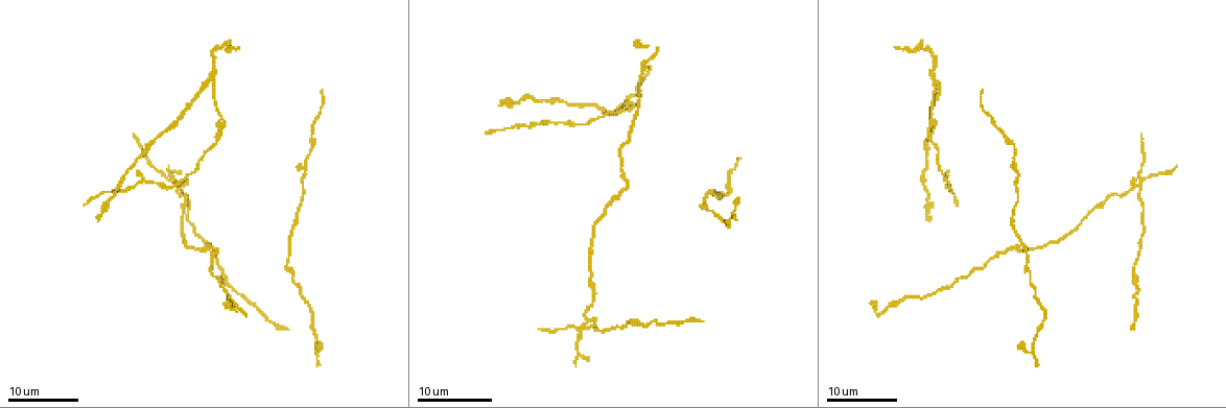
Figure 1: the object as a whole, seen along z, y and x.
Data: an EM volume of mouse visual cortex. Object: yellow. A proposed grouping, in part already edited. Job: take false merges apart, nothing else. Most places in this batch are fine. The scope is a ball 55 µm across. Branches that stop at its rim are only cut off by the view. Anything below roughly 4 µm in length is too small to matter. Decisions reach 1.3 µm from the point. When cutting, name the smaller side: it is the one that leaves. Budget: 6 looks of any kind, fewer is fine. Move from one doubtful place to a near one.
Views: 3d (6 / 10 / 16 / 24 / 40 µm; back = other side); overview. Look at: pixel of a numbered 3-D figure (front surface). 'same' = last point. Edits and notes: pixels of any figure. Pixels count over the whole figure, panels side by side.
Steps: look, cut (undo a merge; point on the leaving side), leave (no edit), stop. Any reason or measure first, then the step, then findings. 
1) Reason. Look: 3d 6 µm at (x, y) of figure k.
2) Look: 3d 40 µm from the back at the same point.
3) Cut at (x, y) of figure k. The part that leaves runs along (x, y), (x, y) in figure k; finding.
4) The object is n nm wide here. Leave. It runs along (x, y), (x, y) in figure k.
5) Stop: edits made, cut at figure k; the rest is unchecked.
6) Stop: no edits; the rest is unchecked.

Look: 3d 24 µm at (177, 185) of figure 1.

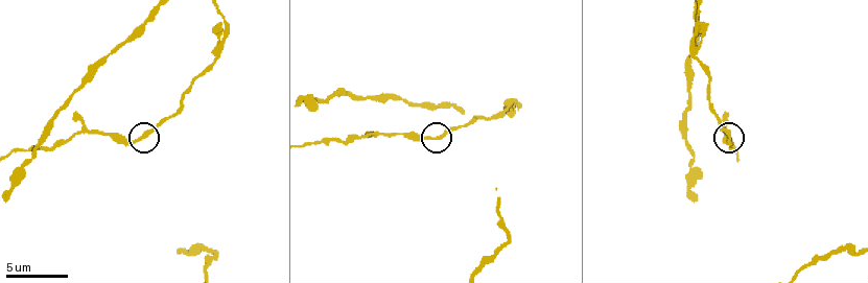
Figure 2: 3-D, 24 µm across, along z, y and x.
Look: 3d 10 µm at (145, 134) of figure 2.

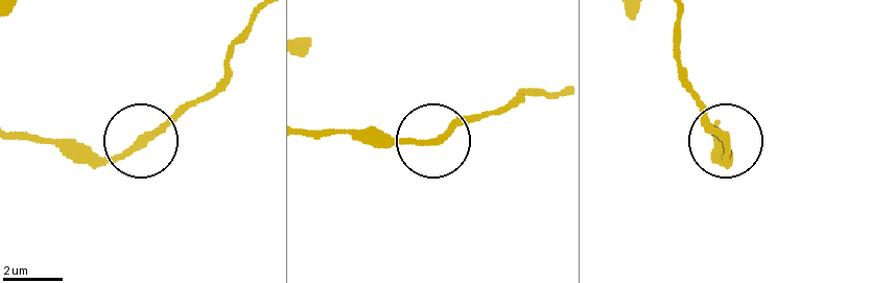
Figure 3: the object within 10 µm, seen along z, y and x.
The object is 210 nm wide here. Leave. One cell here.

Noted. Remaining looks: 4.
Branch point. Look: 3d 24 µm at (620, 107) of figure 1.

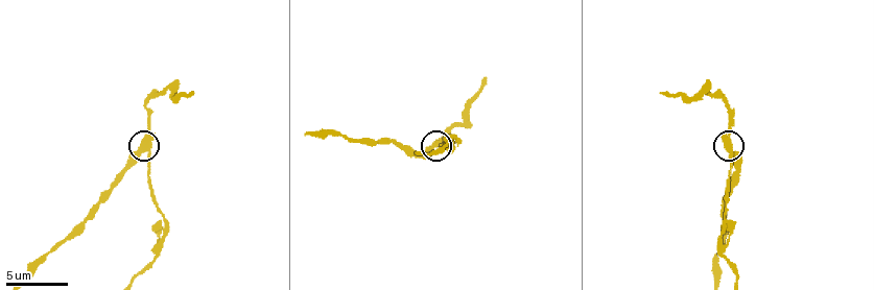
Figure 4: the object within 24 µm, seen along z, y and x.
Look: 3d 6 µm at (142, 146) of figure 4.

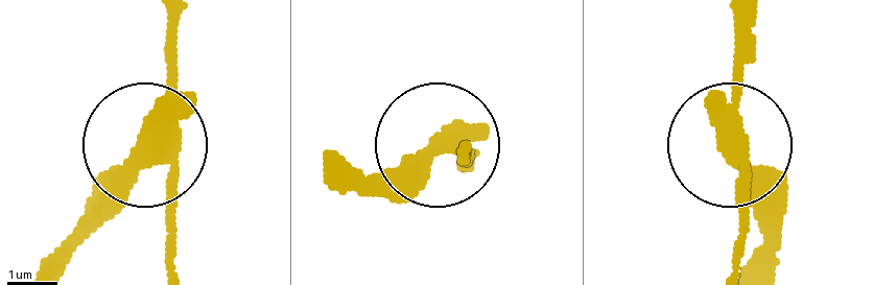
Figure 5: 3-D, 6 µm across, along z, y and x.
Cut at (131, 186) of figure 5. The part that leaves runs along (165, 132), (69, 264) in figure 5; two cells meet here.

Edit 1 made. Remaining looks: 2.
Three arms meet. Look: 3d 10 µm at (725, 217) of figure 4.

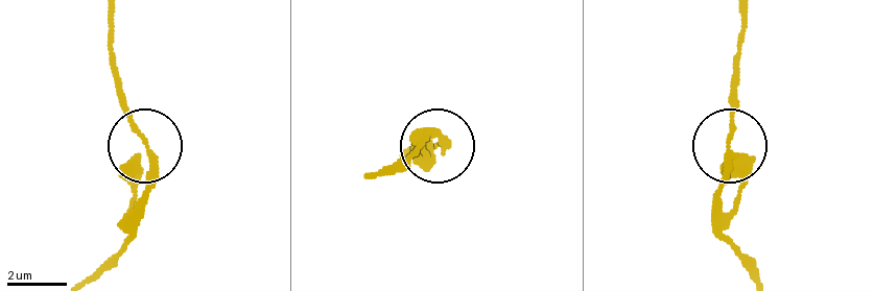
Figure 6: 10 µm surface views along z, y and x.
3 arms meet here. Leave. All the same cell.

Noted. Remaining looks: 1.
Stop: edits made, cut at figure 5; the rest is unchecked.

